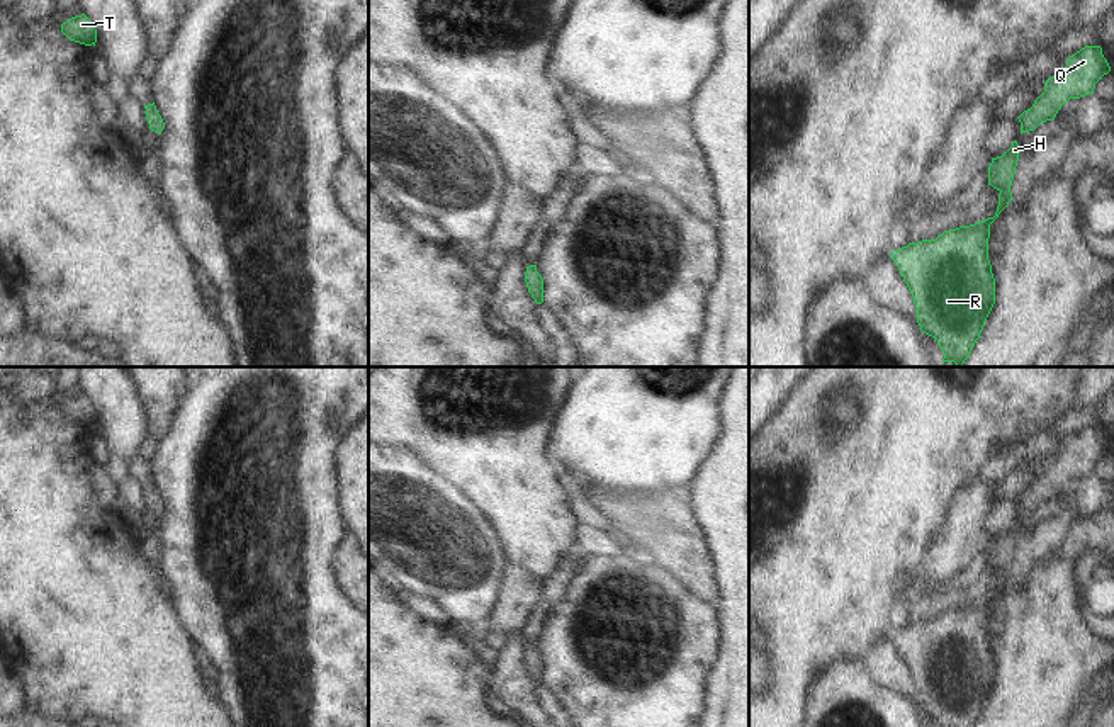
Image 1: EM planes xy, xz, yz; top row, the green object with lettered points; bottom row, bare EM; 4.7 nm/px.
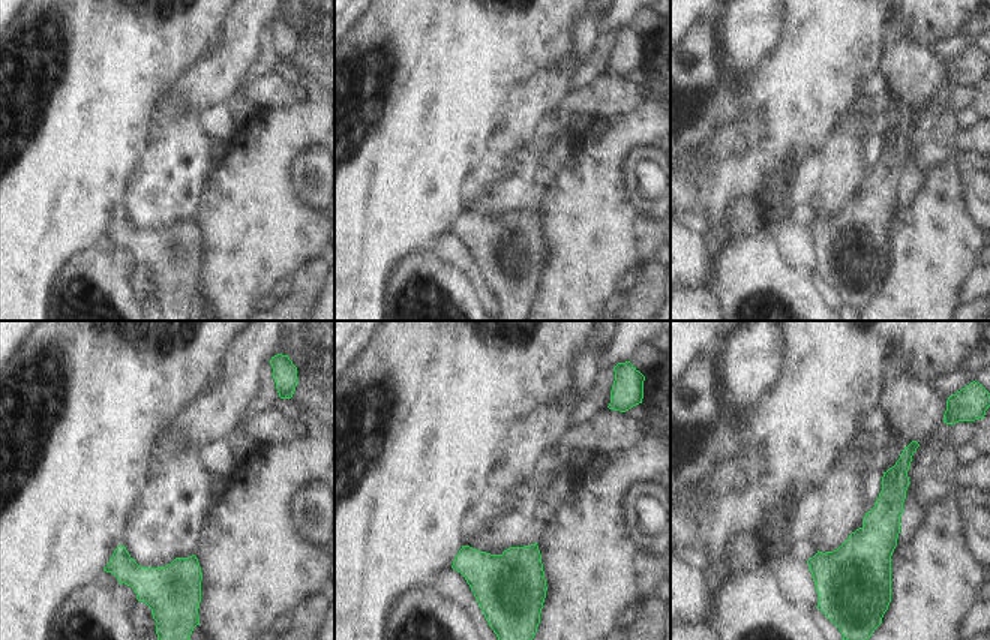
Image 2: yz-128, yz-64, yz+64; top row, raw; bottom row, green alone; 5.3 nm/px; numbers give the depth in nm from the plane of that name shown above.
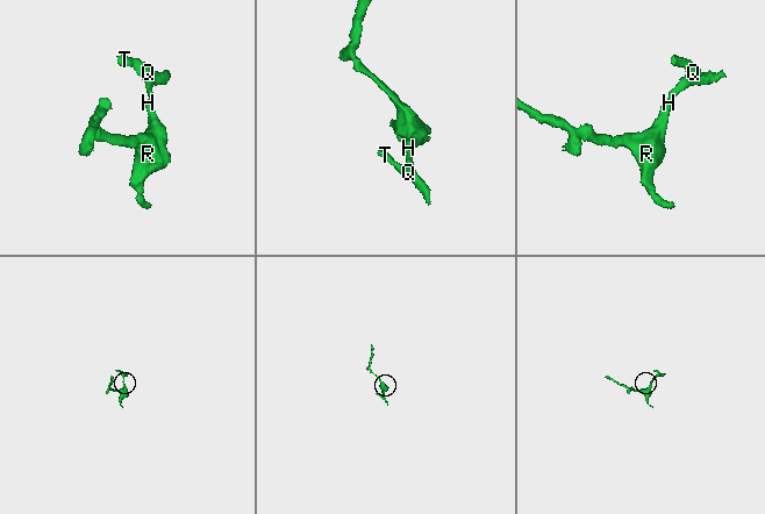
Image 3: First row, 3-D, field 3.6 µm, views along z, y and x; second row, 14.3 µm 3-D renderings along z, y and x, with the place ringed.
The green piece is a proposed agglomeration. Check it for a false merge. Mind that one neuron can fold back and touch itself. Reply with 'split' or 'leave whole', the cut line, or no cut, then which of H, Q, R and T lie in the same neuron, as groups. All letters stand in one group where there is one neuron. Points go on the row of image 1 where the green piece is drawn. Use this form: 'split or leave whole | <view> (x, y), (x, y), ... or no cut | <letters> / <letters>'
leave whole | no cut | H Q R T

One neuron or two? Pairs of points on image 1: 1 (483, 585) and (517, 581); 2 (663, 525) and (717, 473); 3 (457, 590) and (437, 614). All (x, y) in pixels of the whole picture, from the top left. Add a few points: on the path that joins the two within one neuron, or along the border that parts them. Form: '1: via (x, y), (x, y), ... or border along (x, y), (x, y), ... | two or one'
1: border along (510, 564), (496, 607), (486, 619) | two
2: border along (688, 486), (692, 512), (705, 535) | two
3: border along (406, 588), (427, 595), (454, 622) | two

